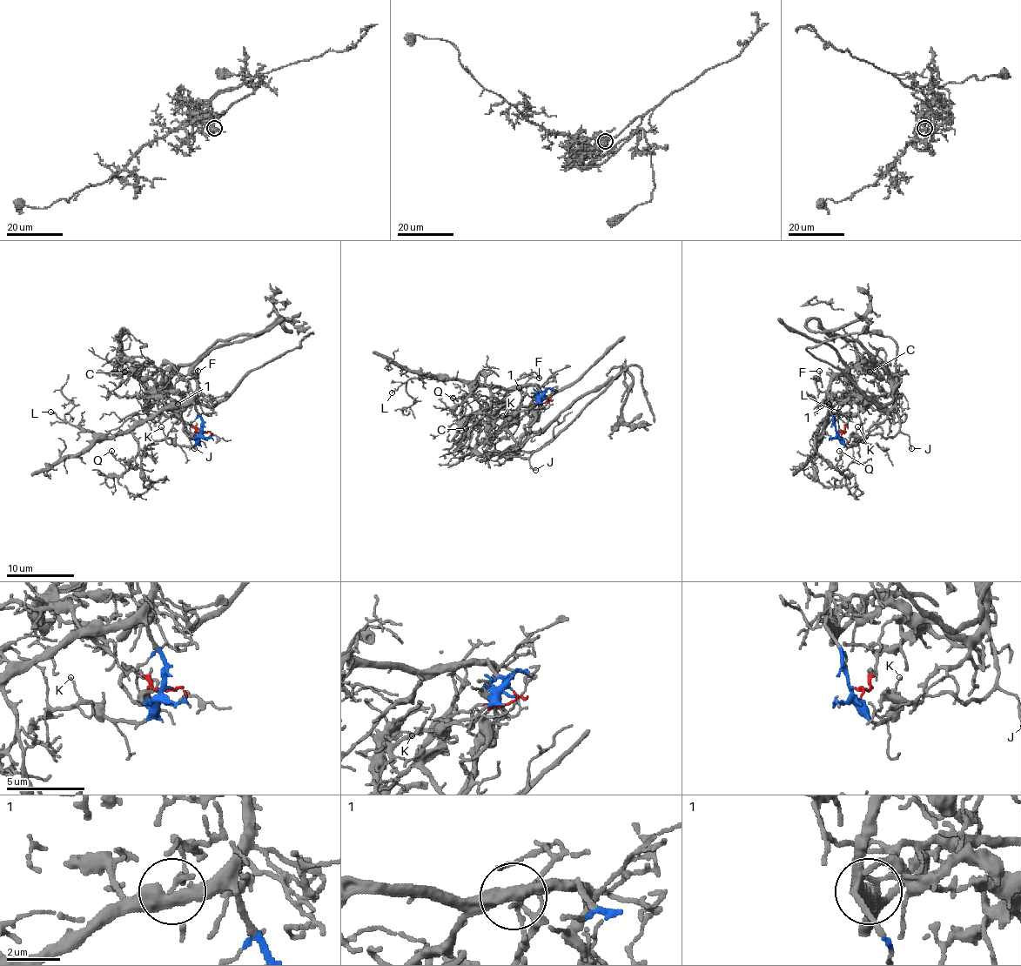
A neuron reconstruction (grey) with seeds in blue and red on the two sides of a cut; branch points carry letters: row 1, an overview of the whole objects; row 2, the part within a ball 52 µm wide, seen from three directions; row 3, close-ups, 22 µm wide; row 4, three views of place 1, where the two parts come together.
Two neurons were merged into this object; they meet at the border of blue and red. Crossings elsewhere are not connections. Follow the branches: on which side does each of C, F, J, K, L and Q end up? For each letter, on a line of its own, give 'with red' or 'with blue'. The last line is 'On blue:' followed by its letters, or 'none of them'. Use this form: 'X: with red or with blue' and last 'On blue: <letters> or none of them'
C: with red
F: with red
J: with red
K: with blue
L: with blue
Q: with blue
On blue: K, L, Q

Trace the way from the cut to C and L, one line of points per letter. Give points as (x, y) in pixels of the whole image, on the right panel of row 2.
C: (838, 432), (869, 406), (885, 412), (896, 401), (896, 379), (883, 369), (869, 367), (869, 372)
L: (838, 432), (828, 403), (828, 421), (821, 437), (817, 432), (819, 425), (835, 411)

